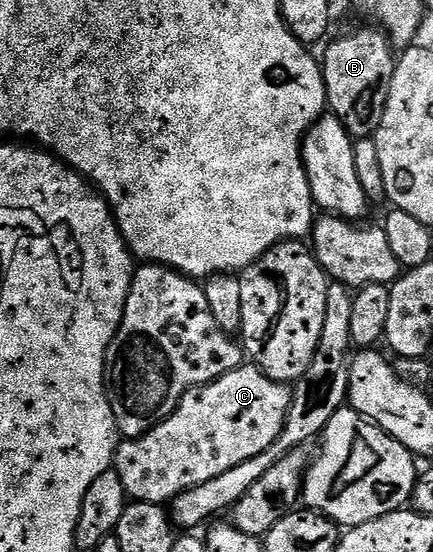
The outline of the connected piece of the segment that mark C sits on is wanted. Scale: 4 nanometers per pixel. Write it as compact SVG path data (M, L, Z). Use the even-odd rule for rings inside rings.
M241 364L239 369L222 375L217 381L195 385L181 399L180 406L148 433L121 440L116 447L114 472L118 479L122 479L125 494L132 501L145 501L155 505L170 503L179 493L207 483L215 476L266 451L283 431L291 401L292 389L285 382L270 379L255 364Z

